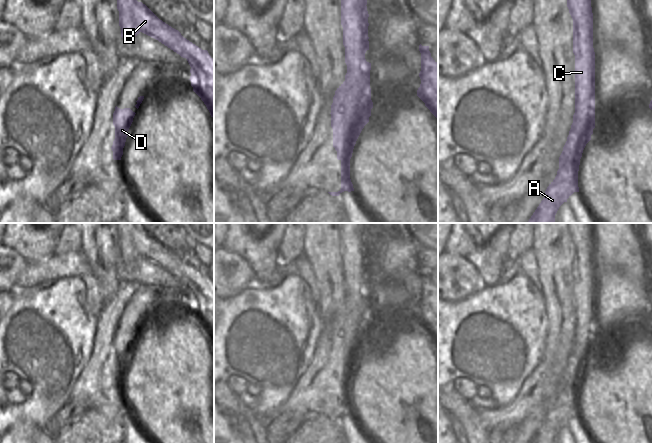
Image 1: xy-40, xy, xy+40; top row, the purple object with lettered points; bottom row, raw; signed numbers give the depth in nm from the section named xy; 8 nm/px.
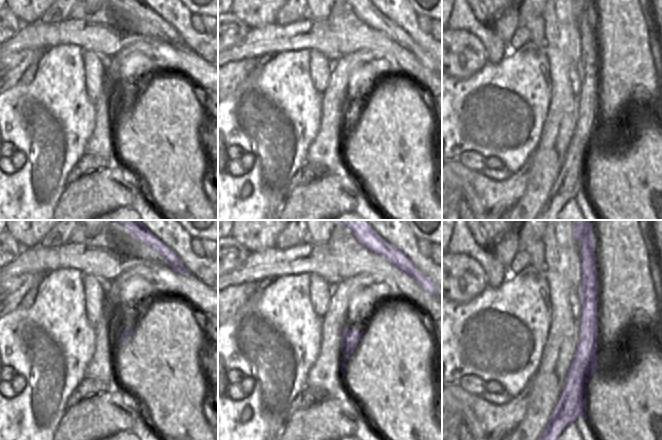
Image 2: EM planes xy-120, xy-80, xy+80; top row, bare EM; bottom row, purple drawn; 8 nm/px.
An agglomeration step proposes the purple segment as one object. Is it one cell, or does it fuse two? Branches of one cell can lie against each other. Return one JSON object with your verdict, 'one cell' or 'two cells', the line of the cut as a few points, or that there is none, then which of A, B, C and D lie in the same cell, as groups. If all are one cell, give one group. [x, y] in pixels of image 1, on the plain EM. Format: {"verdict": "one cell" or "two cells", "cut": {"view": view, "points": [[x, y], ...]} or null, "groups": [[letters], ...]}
{"verdict": "one cell", "cut": null, "groups": [["A", "B", "C", "D"]]}

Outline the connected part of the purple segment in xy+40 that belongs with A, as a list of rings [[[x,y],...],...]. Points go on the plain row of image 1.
[[[567,223],[567,231],[573,243],[575,337],[559,381],[557,399],[530,443],[555,443],[559,431],[574,416],[579,416],[580,383],[595,352],[595,276],[591,223]]]

